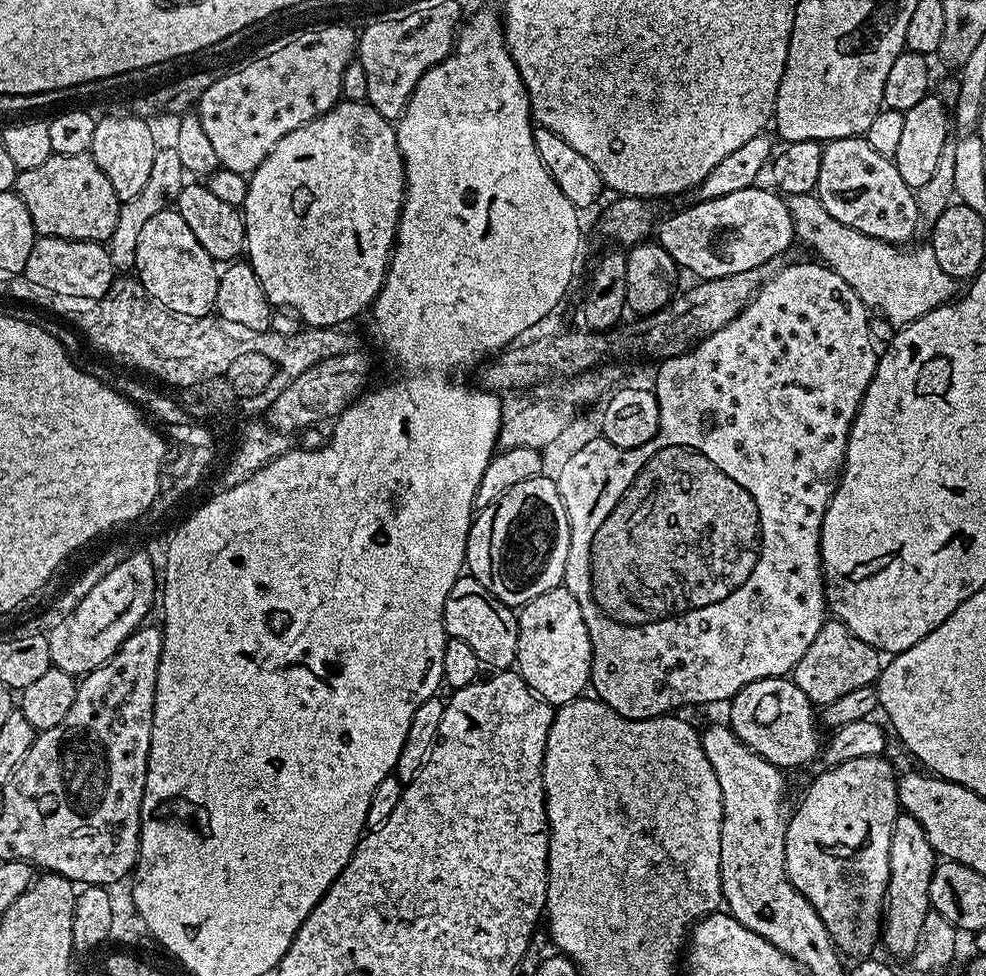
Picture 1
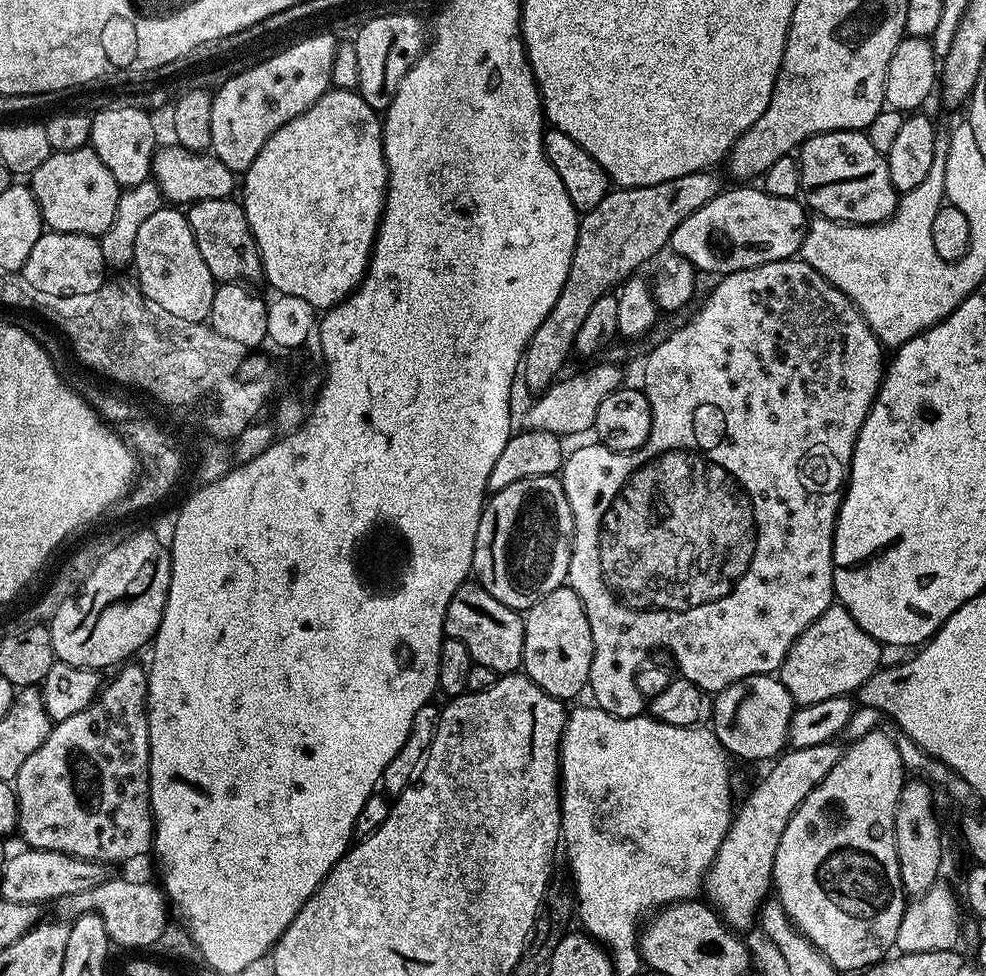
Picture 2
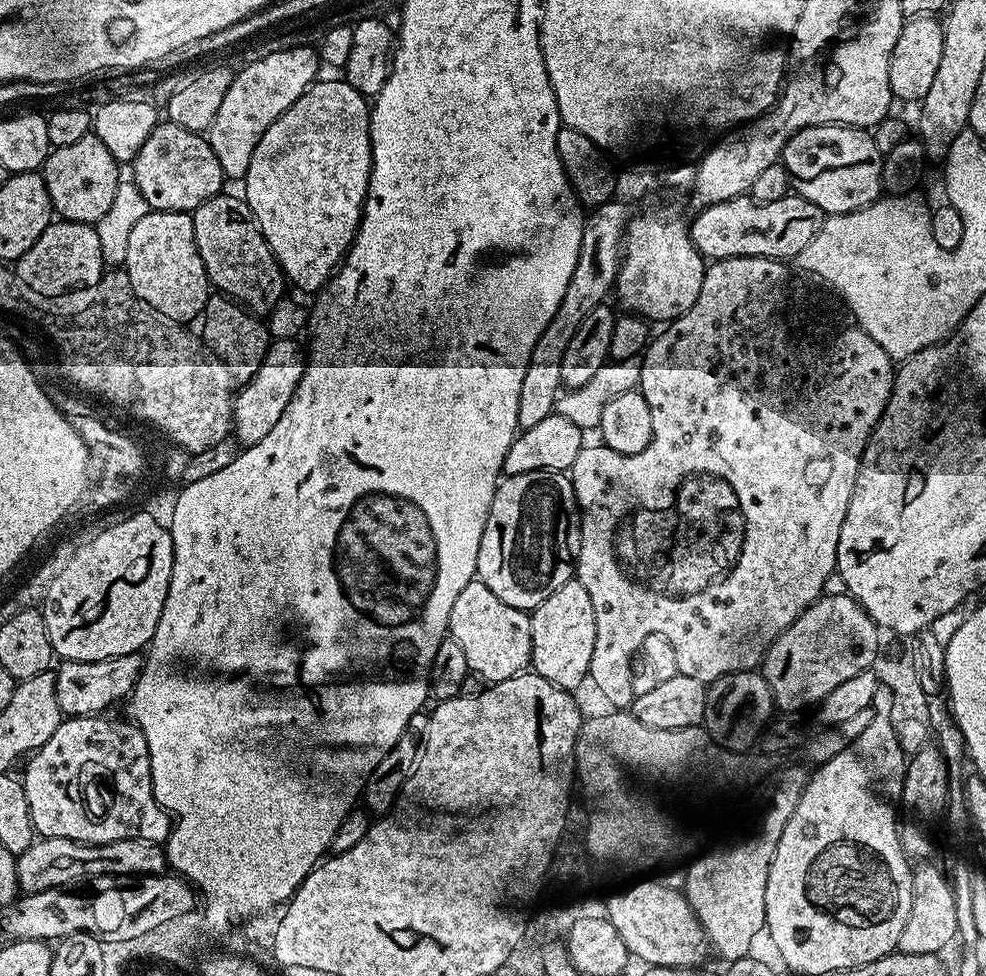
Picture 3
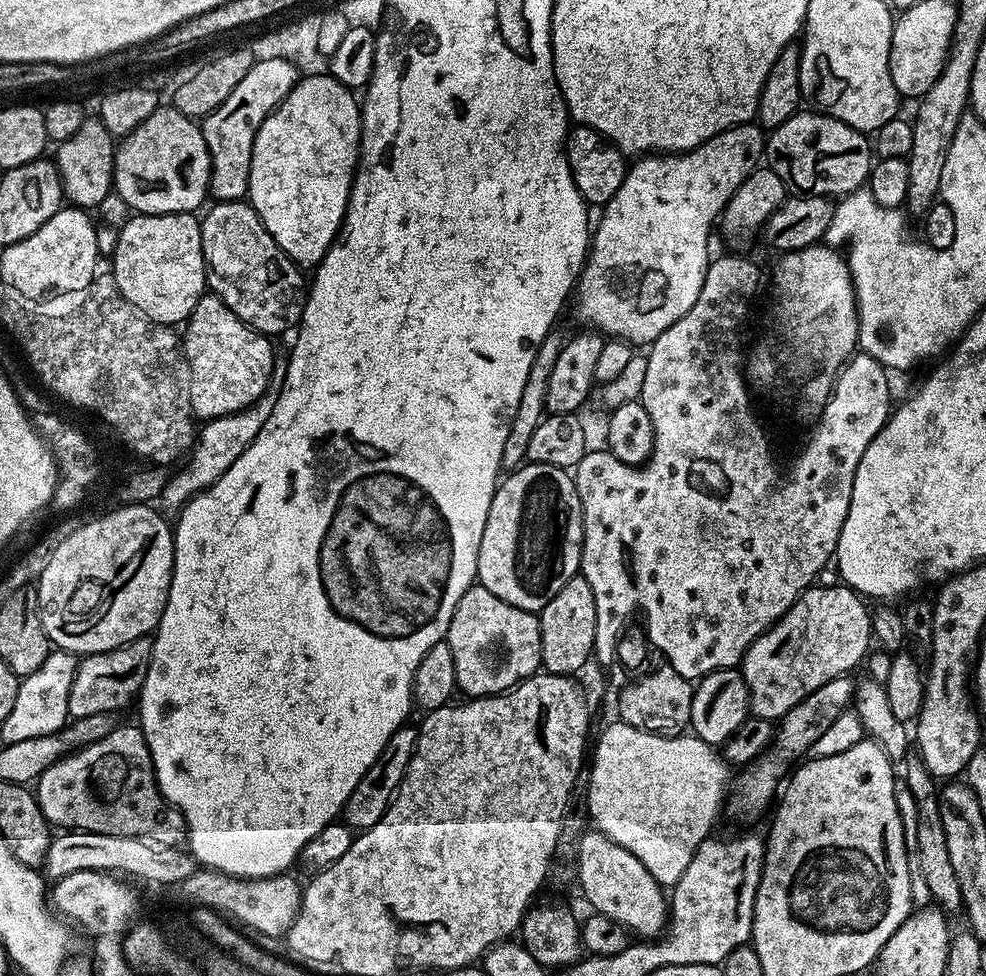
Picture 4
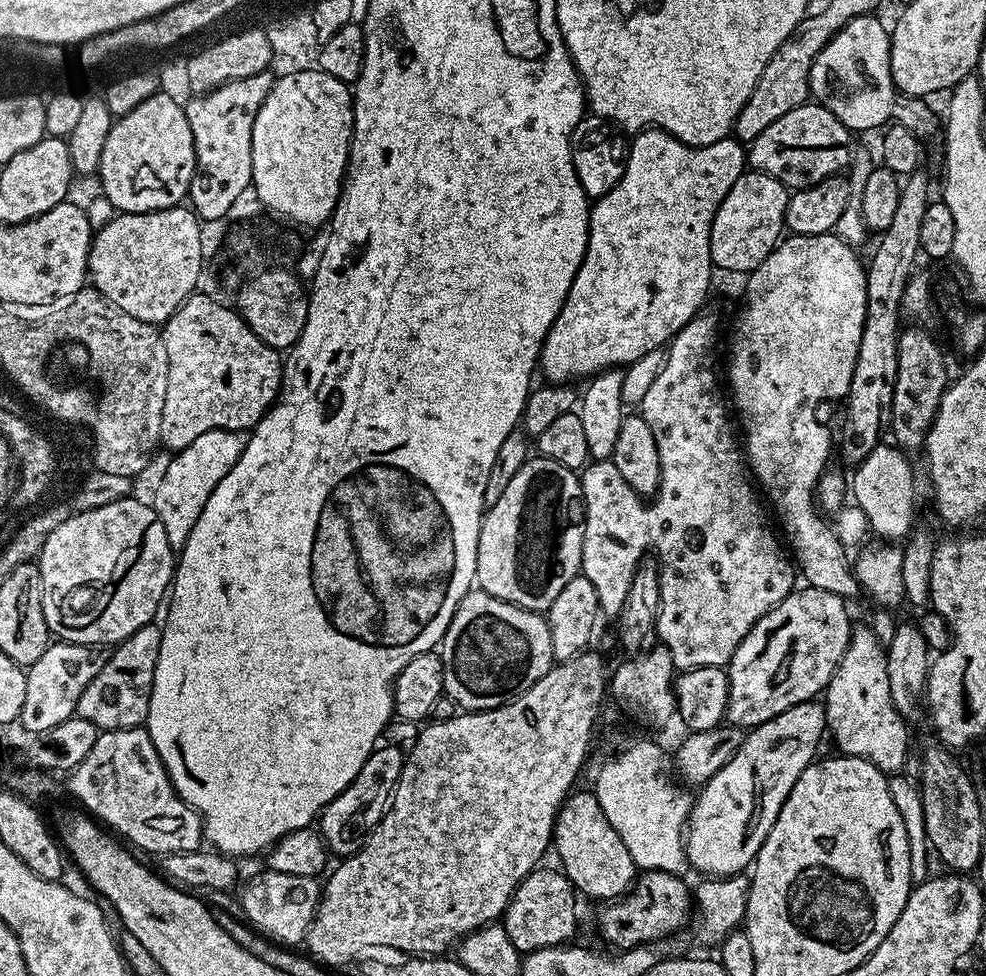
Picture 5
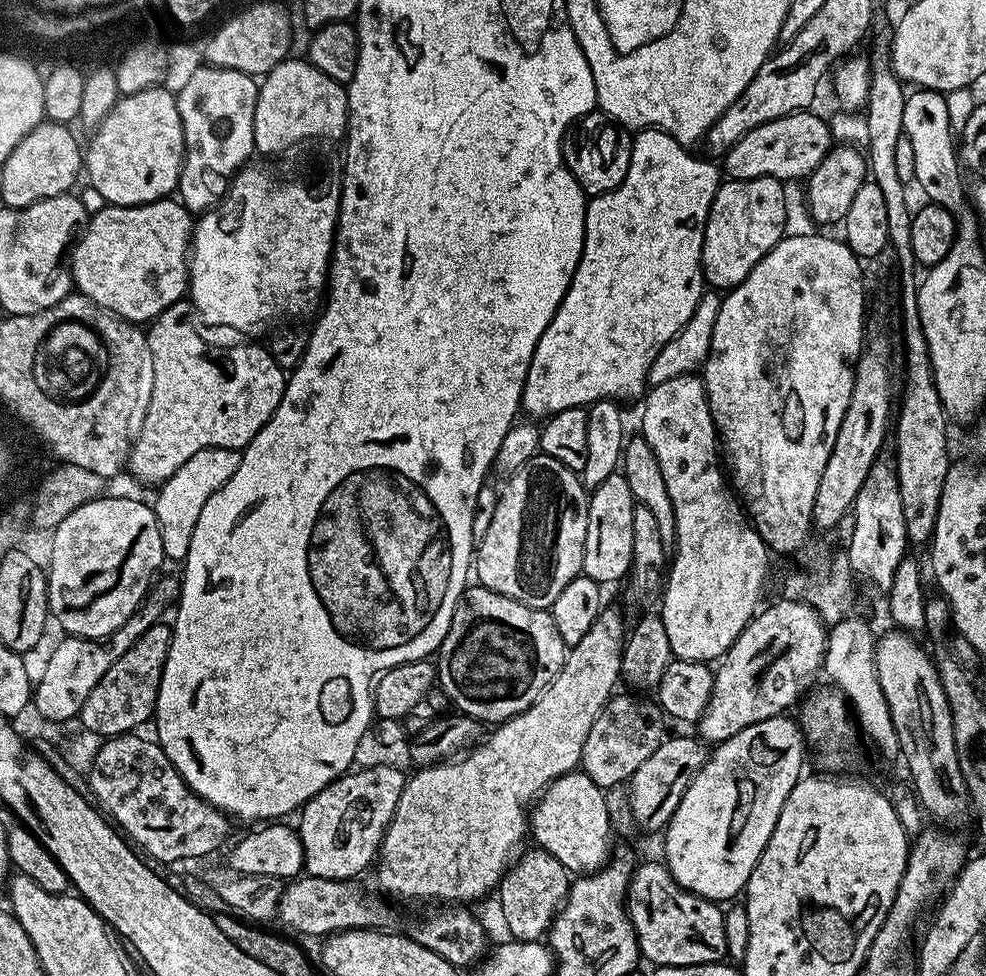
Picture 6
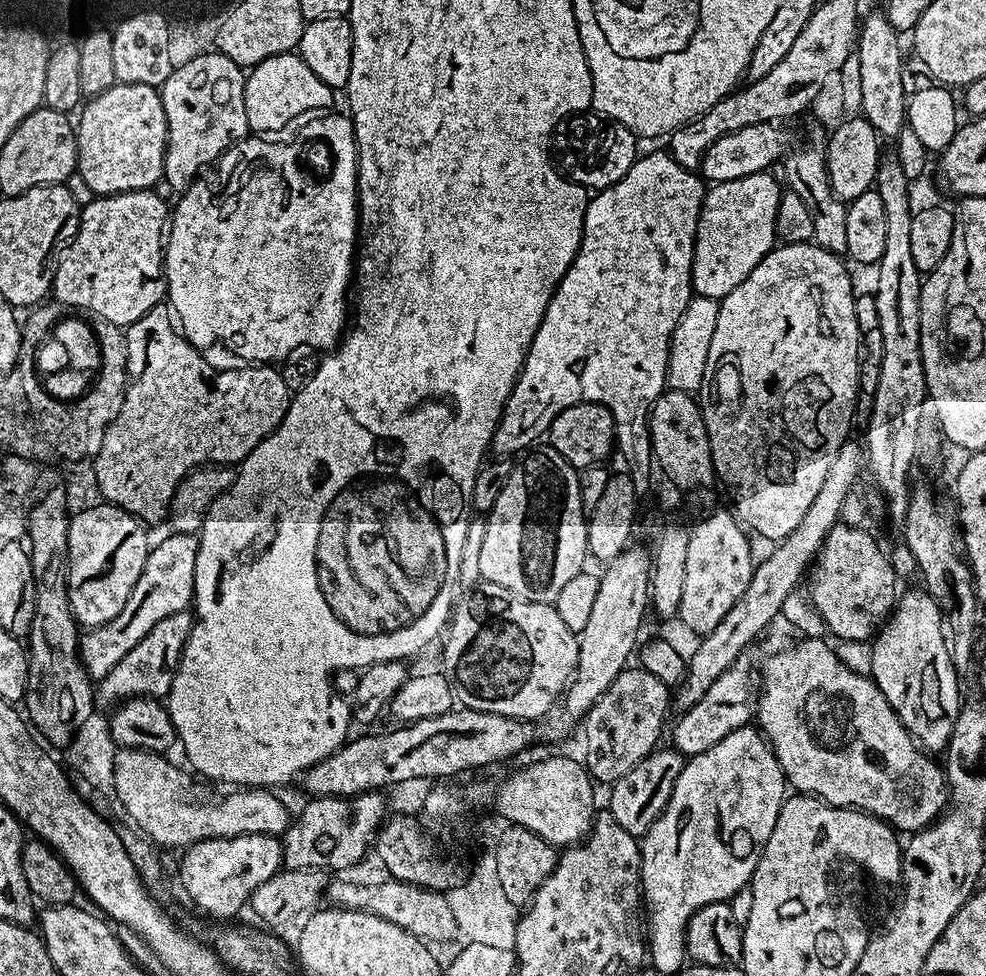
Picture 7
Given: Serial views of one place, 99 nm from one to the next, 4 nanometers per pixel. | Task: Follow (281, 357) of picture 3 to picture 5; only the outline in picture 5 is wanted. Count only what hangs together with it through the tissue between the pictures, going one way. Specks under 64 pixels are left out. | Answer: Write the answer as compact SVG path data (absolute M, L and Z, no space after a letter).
M210 430L201 437L194 438L190 446L179 449L168 464L162 478L159 480L151 504L166 531L167 542L174 552L184 548L194 522L202 512L202 507L215 486L233 469L234 463L242 456L242 451L248 445L248 432Z

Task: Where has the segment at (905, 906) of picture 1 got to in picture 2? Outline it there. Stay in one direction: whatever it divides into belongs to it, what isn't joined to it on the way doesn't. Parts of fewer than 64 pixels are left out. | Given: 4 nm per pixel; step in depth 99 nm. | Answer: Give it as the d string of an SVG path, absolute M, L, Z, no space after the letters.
M923 778L912 779L905 783L900 792L894 814L894 830L902 886L909 897L919 898L941 879L940 859L944 856L944 840L940 837L940 820L936 817L936 804L932 801L933 785Z

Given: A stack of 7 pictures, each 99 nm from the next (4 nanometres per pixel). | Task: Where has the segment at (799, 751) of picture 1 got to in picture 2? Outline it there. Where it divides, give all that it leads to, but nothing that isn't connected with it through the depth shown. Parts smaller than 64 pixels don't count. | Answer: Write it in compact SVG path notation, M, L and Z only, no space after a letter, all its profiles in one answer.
M775 675L747 676L715 693L710 727L724 751L733 757L771 761L785 751L793 711L790 690Z

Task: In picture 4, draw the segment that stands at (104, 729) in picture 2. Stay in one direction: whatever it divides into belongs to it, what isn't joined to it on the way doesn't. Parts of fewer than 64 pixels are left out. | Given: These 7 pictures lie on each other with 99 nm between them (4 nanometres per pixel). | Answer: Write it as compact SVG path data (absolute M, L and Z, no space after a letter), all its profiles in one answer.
M136 726L113 727L110 734L94 743L61 756L35 781L34 791L49 825L60 830L147 836L177 846L185 843L188 834L180 809L165 800L156 784L148 743Z

